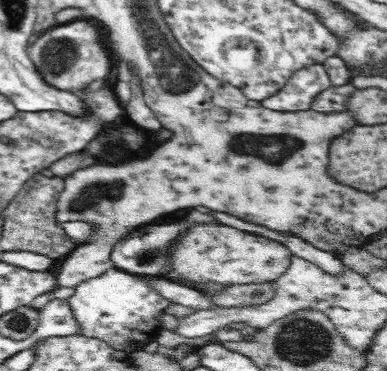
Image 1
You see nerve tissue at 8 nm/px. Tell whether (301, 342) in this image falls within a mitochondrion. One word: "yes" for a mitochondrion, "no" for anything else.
yes

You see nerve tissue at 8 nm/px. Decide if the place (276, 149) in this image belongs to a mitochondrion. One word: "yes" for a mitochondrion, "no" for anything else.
yes

